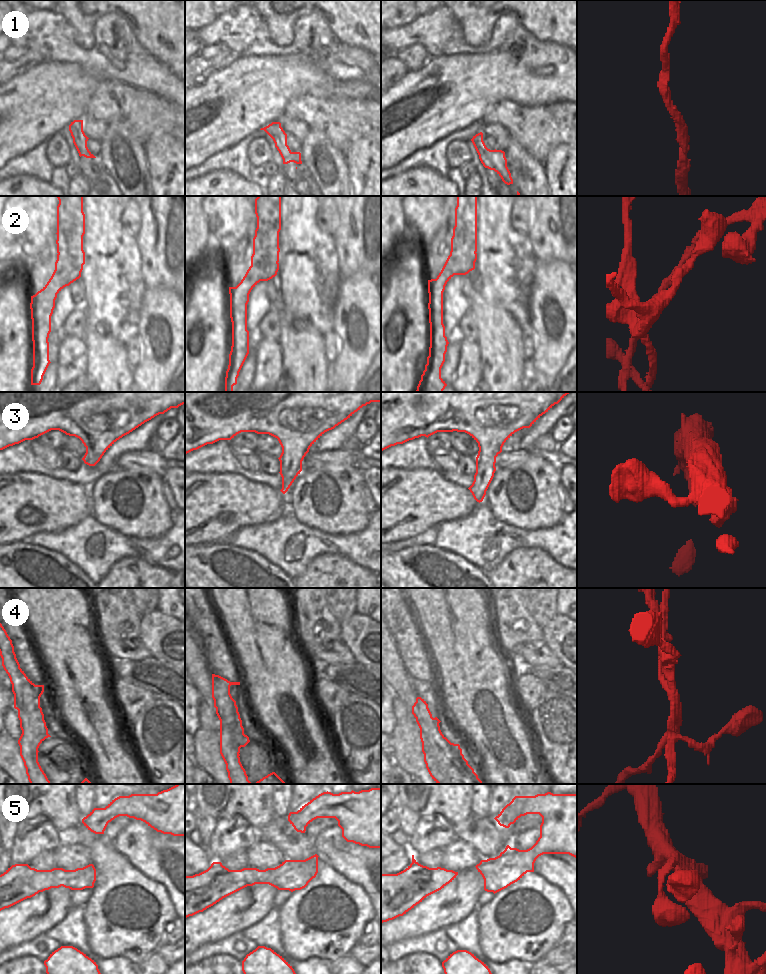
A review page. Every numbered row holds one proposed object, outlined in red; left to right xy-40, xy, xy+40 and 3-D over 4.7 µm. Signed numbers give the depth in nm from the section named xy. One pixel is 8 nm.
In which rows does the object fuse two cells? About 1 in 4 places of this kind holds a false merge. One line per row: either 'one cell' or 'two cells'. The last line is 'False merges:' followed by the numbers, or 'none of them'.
1: one cell
2: two cells
3: one cell
4: two cells
5: one cell
False merges: 2, 4

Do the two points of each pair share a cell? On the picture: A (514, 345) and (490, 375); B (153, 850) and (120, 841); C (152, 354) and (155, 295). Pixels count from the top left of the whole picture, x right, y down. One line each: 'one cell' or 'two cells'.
A: one cell
B: one cell
C: one cell

